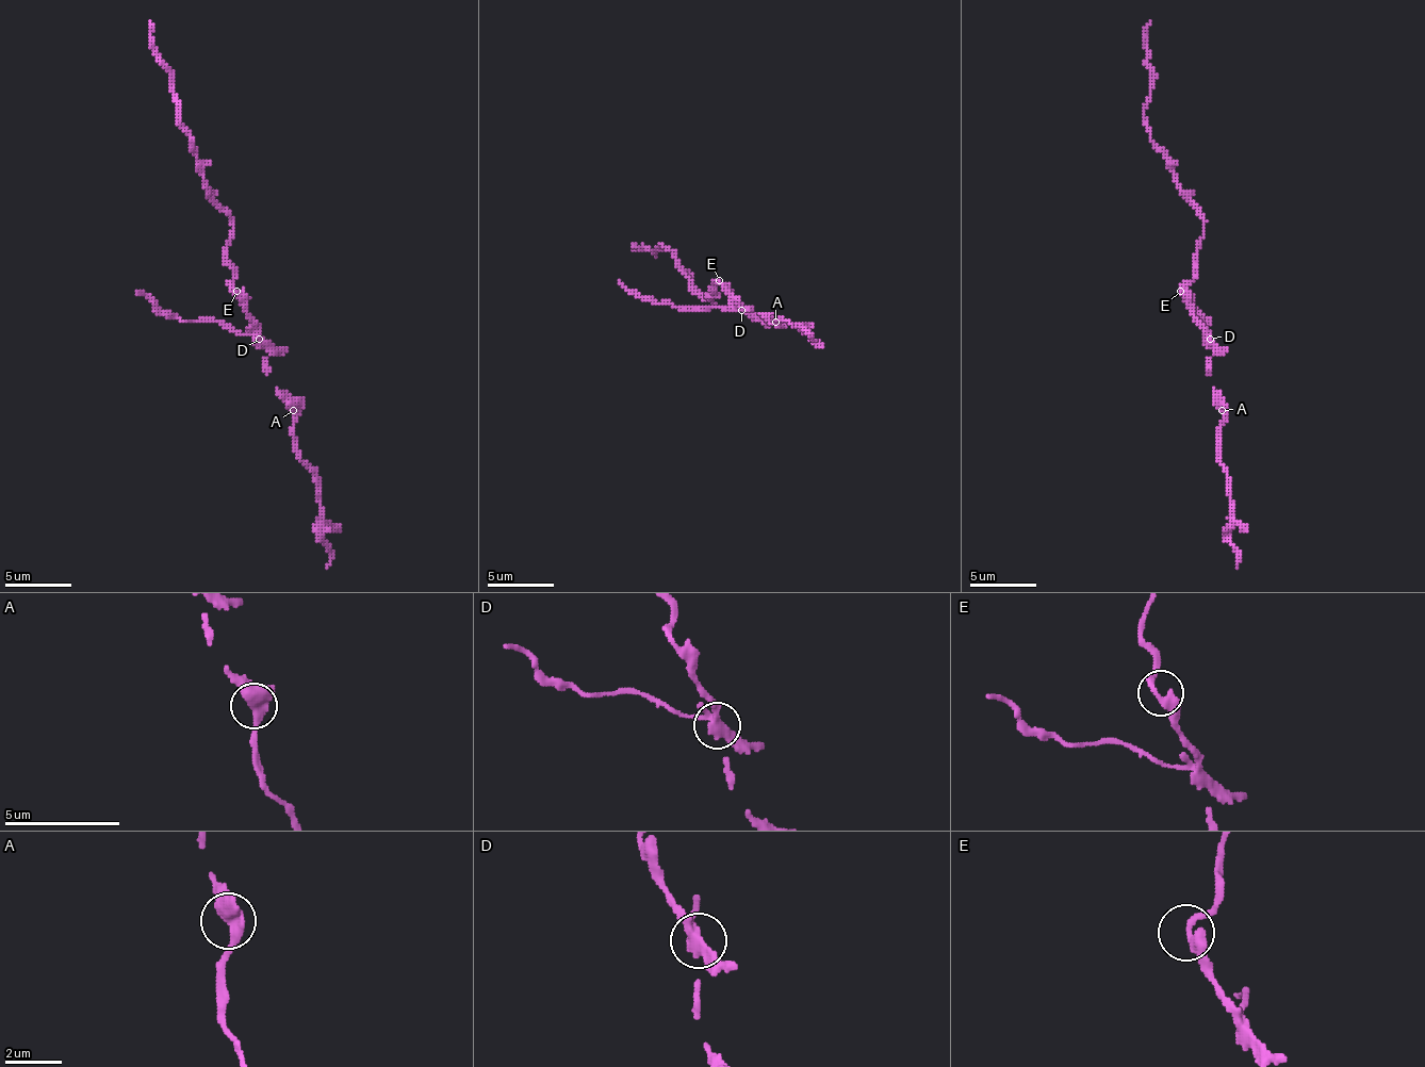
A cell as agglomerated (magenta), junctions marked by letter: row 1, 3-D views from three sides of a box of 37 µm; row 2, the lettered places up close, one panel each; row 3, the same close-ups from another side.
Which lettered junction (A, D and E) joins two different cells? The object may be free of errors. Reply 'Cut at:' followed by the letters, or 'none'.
Cut at: D

